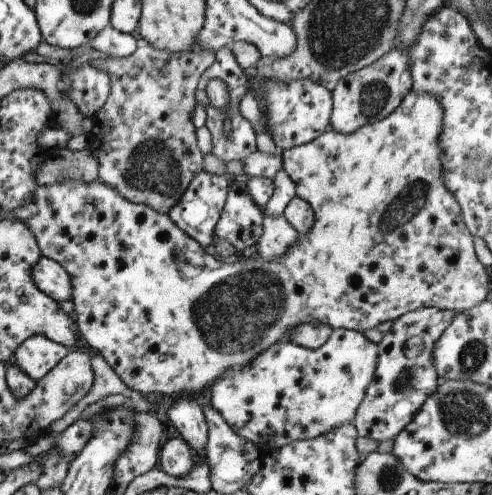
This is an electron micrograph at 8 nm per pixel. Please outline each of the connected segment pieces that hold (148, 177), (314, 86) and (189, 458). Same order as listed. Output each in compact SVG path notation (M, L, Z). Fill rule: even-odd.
M144 46L138 48L134 54L128 57L107 57L98 58L97 60L88 61L92 67L97 70L106 72L111 81L110 95L107 97L106 103L95 115L94 119L88 123L88 130L86 132L87 141L89 142L89 149L92 150L93 156L100 163L99 181L112 186L124 199L127 199L132 203L141 203L150 206L155 212L162 215L167 215L171 209L180 202L184 192L188 189L188 186L192 183L192 180L203 170L203 155L197 146L197 129L192 123L191 117L195 107L197 106L195 100L195 93L200 83L202 74L214 63L215 52L211 49L200 49L181 53L171 54L170 51L155 50L152 46ZM152 66L157 66L162 72L160 78L151 78L150 69Z
M309 79L296 80L291 84L269 81L265 87L265 100L271 138L280 151L310 143L330 129L333 99L330 90L322 84Z
M169 439L160 450L160 466L166 475L183 478L192 471L194 466L194 451L181 439Z

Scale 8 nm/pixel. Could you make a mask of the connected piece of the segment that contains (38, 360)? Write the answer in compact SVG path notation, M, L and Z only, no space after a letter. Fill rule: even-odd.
M33 335L25 339L15 351L16 365L35 382L40 381L70 350L49 340L46 336Z

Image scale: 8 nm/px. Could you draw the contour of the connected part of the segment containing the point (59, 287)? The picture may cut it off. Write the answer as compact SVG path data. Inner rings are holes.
M42 256L33 267L33 280L39 290L59 304L63 301L72 301L72 280L58 262Z

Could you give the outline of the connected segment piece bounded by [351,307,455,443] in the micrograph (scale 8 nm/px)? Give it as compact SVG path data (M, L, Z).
M425 307L400 316L392 329L377 345L378 365L374 379L370 381L354 421L351 423L359 437L367 437L376 443L392 440L415 418L424 402L440 386L433 351L436 342L450 325L455 312Z

